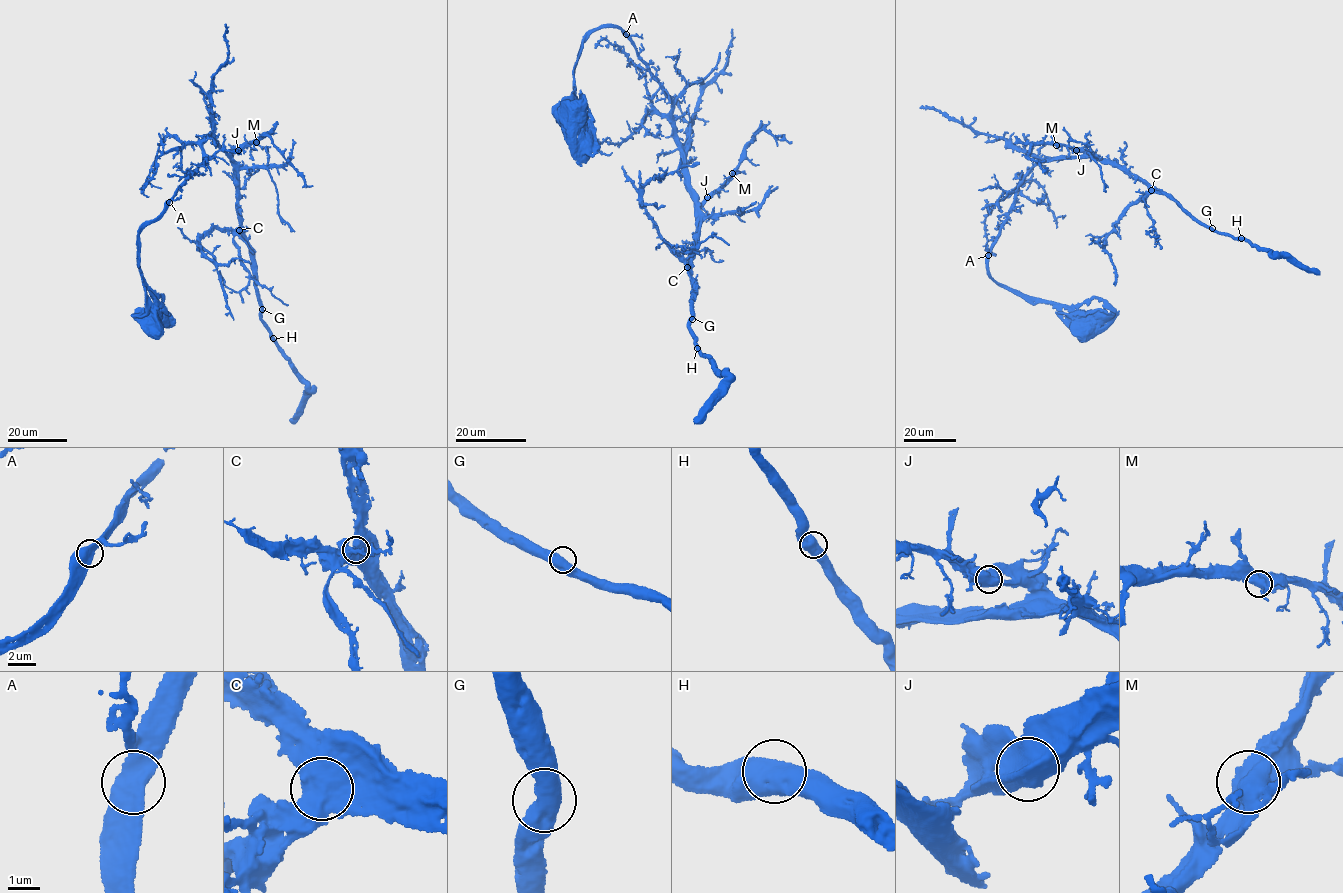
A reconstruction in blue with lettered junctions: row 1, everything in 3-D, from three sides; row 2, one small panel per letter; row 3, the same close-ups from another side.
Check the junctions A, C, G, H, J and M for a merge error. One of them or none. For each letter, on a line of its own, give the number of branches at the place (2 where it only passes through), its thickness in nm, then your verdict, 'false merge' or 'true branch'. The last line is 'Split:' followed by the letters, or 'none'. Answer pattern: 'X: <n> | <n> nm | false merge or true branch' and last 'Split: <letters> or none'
A: 2 | 600 nm | true branch
C: 2 | 700 nm | true branch
G: 2 | 700 nm | true branch
H: 2 | 700 nm | true branch
J: 2 | 650 nm | true branch
M: 2 | 700 nm | true branch
Split: none

